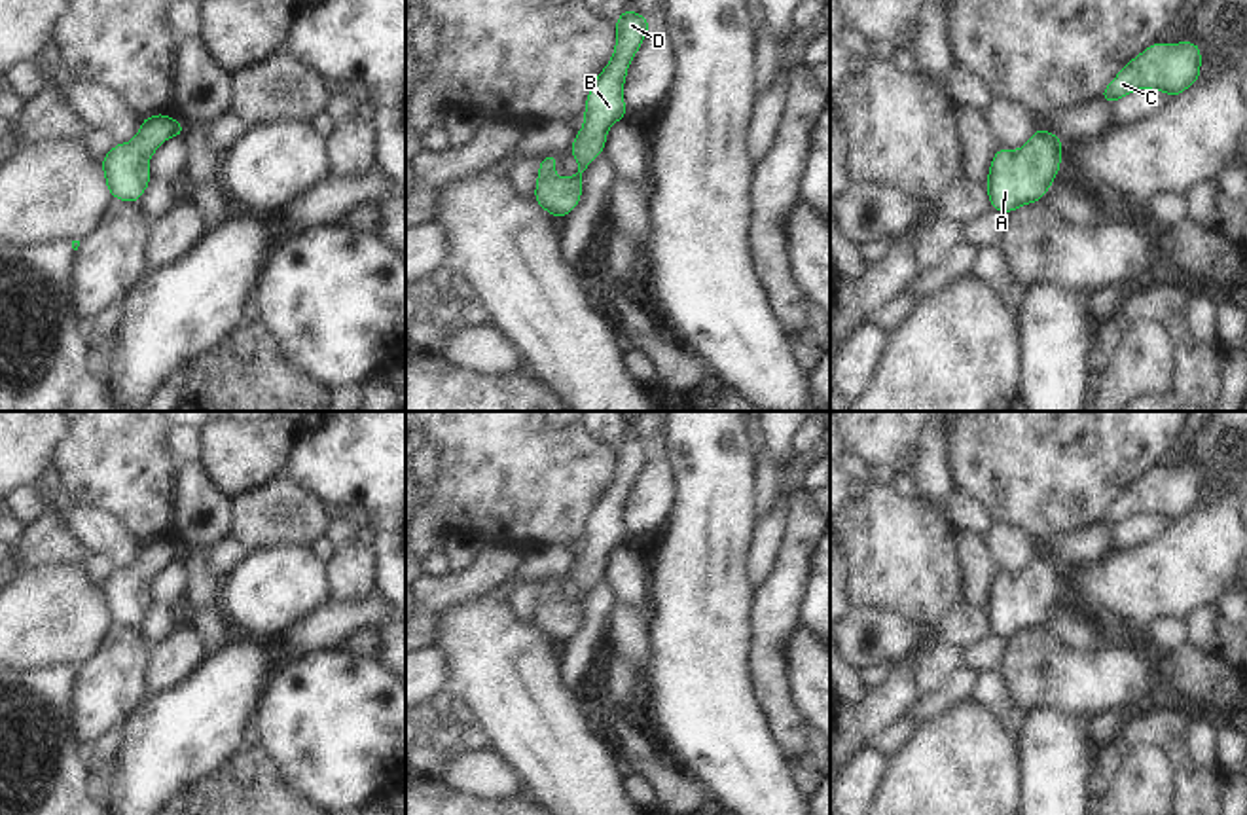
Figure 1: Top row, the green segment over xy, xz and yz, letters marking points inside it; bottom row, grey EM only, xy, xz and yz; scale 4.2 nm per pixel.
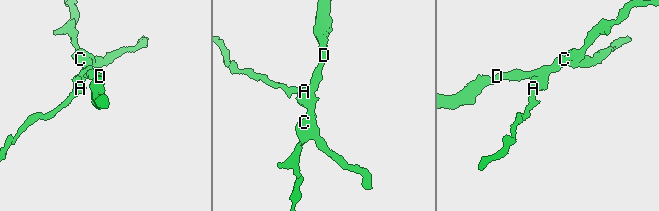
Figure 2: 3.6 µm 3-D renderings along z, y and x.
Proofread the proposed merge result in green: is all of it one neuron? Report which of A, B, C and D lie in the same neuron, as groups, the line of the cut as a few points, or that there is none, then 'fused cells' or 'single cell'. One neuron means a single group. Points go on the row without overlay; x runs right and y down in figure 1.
A B C D | no cut | single cell

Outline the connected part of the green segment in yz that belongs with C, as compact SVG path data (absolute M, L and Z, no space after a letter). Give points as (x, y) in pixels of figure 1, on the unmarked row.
M1154 466L1130 487L1101 516L1099 523L1114 529L1122 521L1152 514L1179 521L1200 504L1202 474L1196 466Z

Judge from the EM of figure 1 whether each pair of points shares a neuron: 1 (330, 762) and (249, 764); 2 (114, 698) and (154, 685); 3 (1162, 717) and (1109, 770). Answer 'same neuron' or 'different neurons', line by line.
1: different neurons
2: different neurons
3: same neuron

